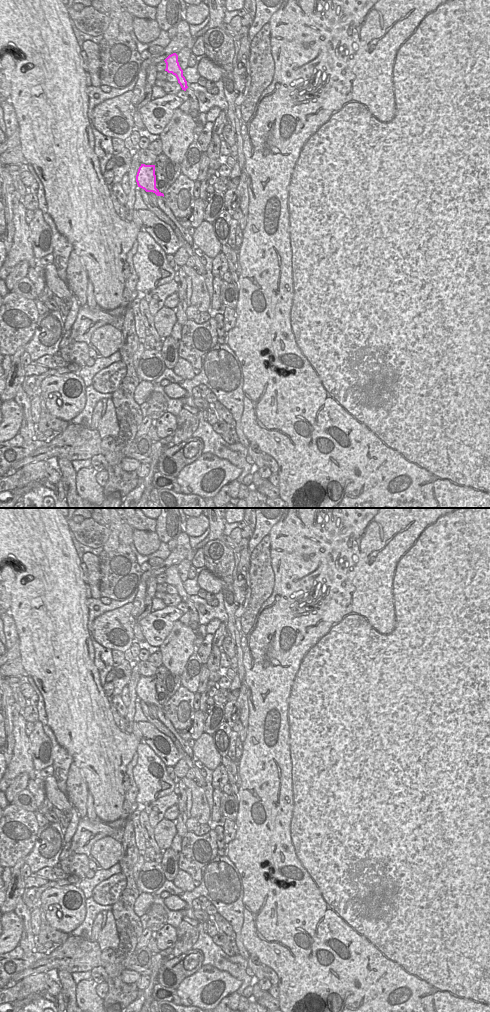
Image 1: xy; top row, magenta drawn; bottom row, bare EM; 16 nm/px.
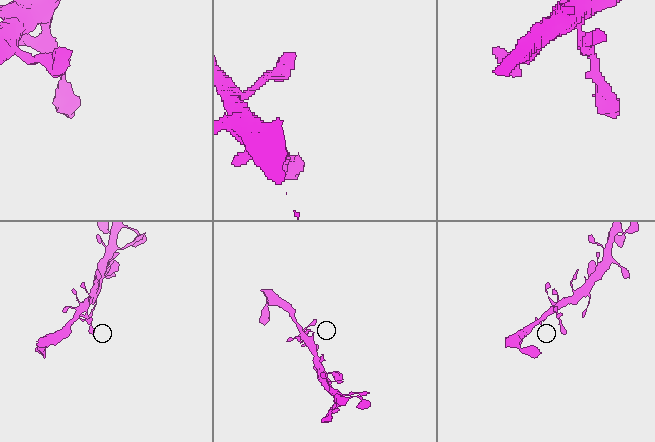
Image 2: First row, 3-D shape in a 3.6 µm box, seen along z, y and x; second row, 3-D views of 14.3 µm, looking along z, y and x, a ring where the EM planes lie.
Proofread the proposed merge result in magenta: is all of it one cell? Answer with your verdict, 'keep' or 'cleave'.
keep

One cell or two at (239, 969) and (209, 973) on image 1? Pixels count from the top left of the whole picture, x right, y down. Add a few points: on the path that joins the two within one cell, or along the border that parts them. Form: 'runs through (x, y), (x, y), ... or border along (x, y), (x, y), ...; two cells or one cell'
border along (203, 965), (212, 965), (225, 970), (242, 984); two cells

